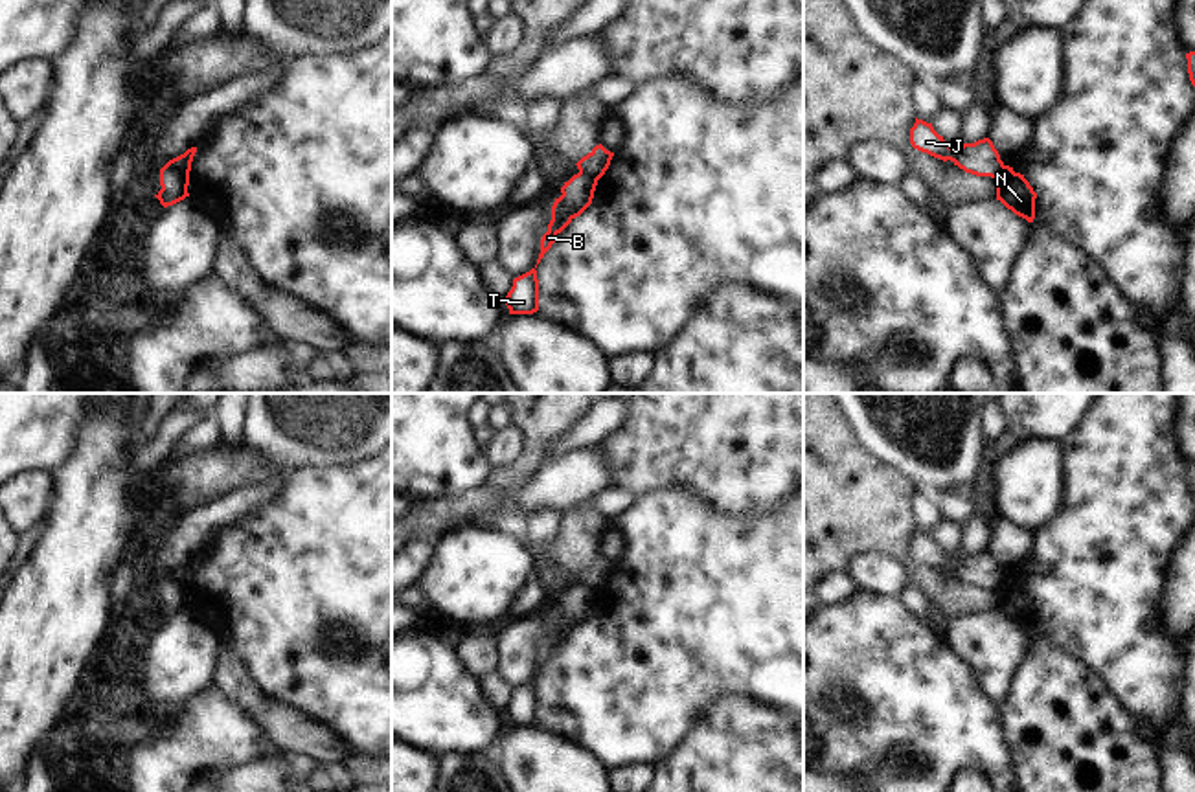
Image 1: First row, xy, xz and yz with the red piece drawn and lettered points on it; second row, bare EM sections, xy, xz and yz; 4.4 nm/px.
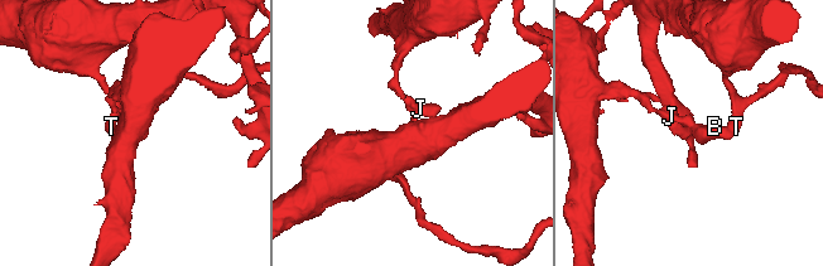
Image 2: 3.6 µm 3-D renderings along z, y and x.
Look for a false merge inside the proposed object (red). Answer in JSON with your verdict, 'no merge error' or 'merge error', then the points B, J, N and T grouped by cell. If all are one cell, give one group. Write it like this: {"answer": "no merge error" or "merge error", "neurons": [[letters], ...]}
{"answer": "merge error", "neurons": [["B", "N", "T"], ["J"]]}

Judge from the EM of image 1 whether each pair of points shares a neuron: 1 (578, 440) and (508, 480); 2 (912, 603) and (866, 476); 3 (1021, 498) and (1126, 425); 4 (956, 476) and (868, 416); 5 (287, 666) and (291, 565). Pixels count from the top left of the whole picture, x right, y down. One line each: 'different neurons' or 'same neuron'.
1: different neurons
2: different neurons
3: different neurons
4: same neuron
5: same neuron

